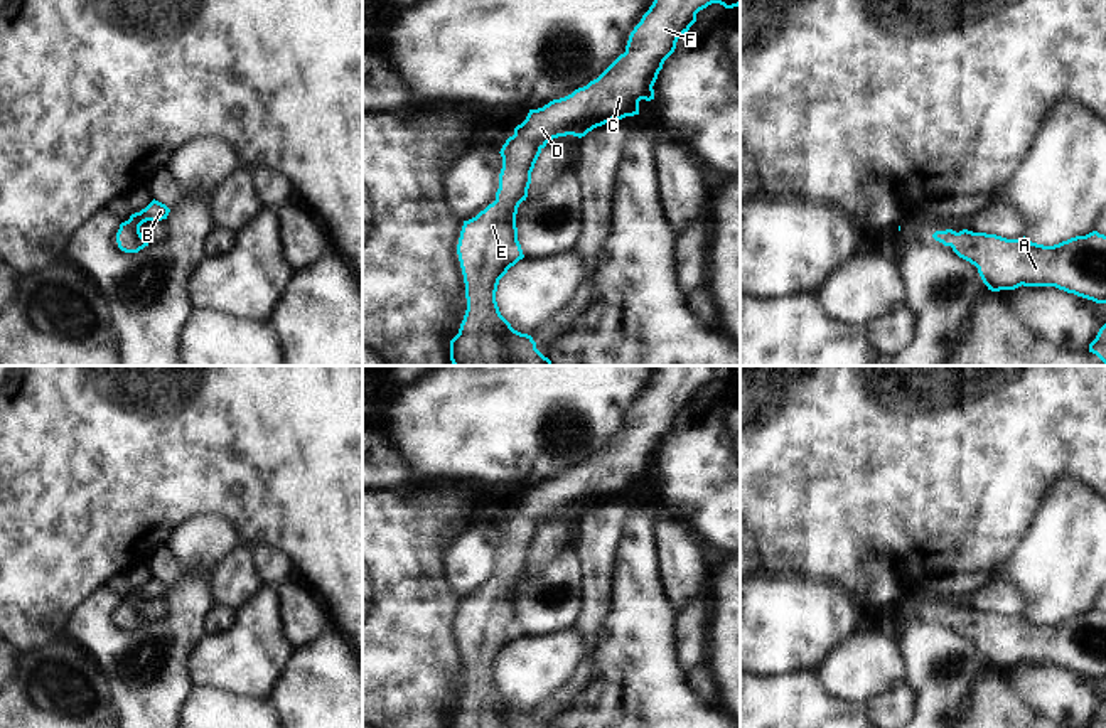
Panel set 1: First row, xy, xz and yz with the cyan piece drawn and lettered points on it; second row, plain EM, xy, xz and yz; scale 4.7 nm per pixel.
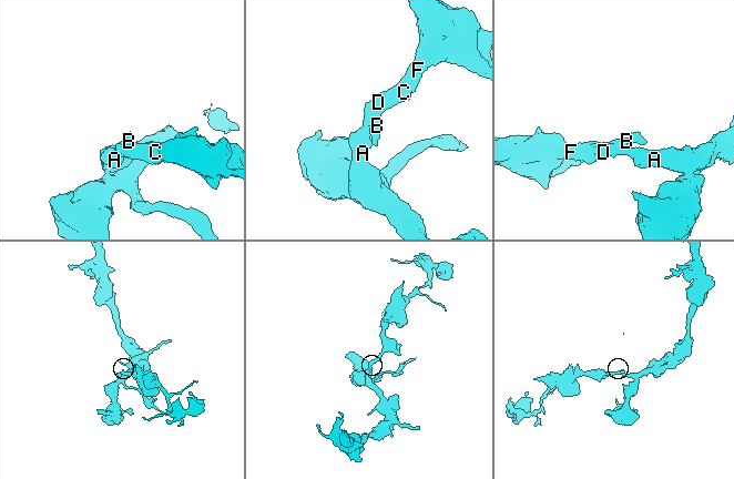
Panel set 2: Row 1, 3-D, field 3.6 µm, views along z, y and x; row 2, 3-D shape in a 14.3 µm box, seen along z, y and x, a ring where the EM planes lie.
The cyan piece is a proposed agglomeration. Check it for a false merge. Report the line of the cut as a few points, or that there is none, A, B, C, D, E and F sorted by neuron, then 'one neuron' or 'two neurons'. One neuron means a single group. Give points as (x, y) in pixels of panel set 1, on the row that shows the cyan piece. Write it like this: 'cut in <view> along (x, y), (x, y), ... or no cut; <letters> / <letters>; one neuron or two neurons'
no cut; A B C D E F; one neuron

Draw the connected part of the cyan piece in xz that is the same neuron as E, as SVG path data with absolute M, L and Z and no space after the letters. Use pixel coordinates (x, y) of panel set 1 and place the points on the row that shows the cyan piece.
M654 0L629 35L625 52L620 54L597 79L572 94L553 99L543 108L529 110L526 120L514 128L514 135L501 148L502 169L496 201L475 217L464 221L457 254L465 283L467 310L459 334L450 340L454 366L551 366L531 335L521 334L501 315L496 292L499 280L524 258L518 241L516 214L528 197L531 172L546 143L558 136L585 136L612 120L639 115L639 101L654 99L654 83L664 61L674 52L678 39L696 22L696 13L711 3L725 8L740 0Z

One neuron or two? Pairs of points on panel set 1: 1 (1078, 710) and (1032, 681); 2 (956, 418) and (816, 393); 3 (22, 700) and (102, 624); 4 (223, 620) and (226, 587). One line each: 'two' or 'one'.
1: one
2: one
3: two
4: two

